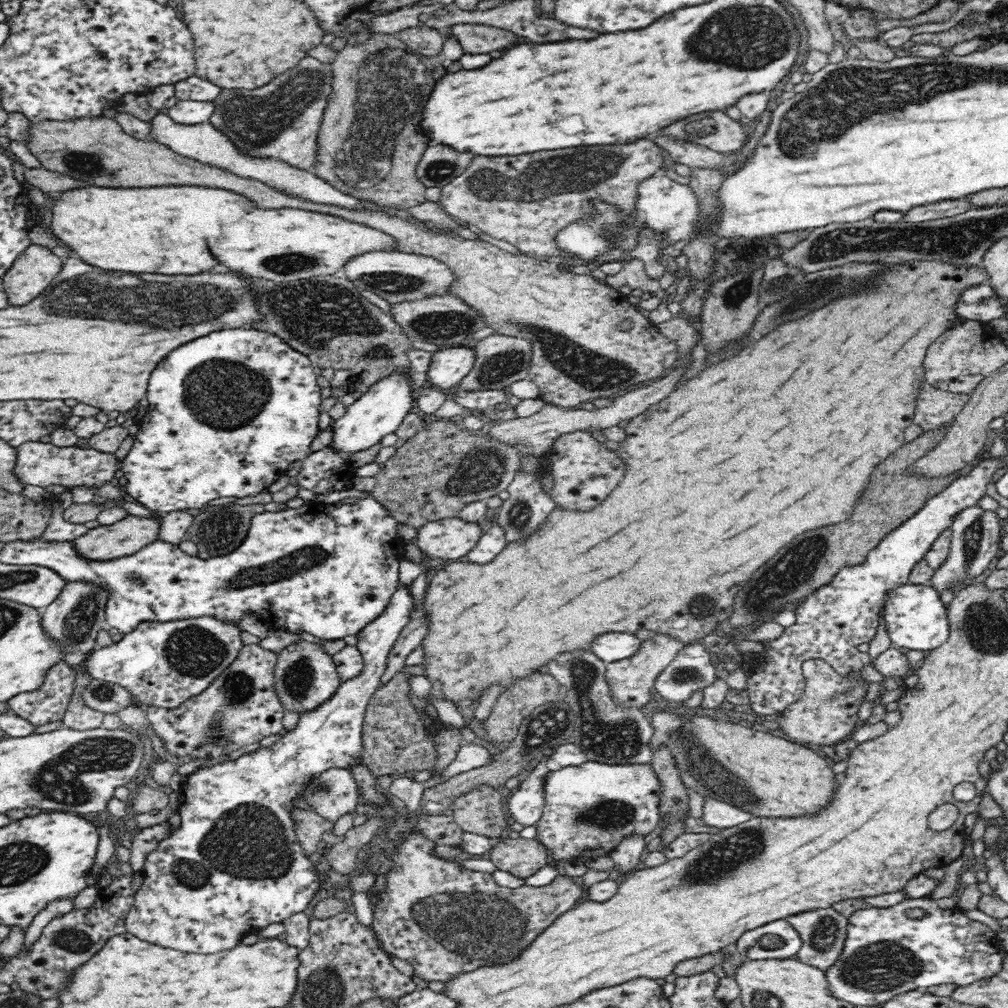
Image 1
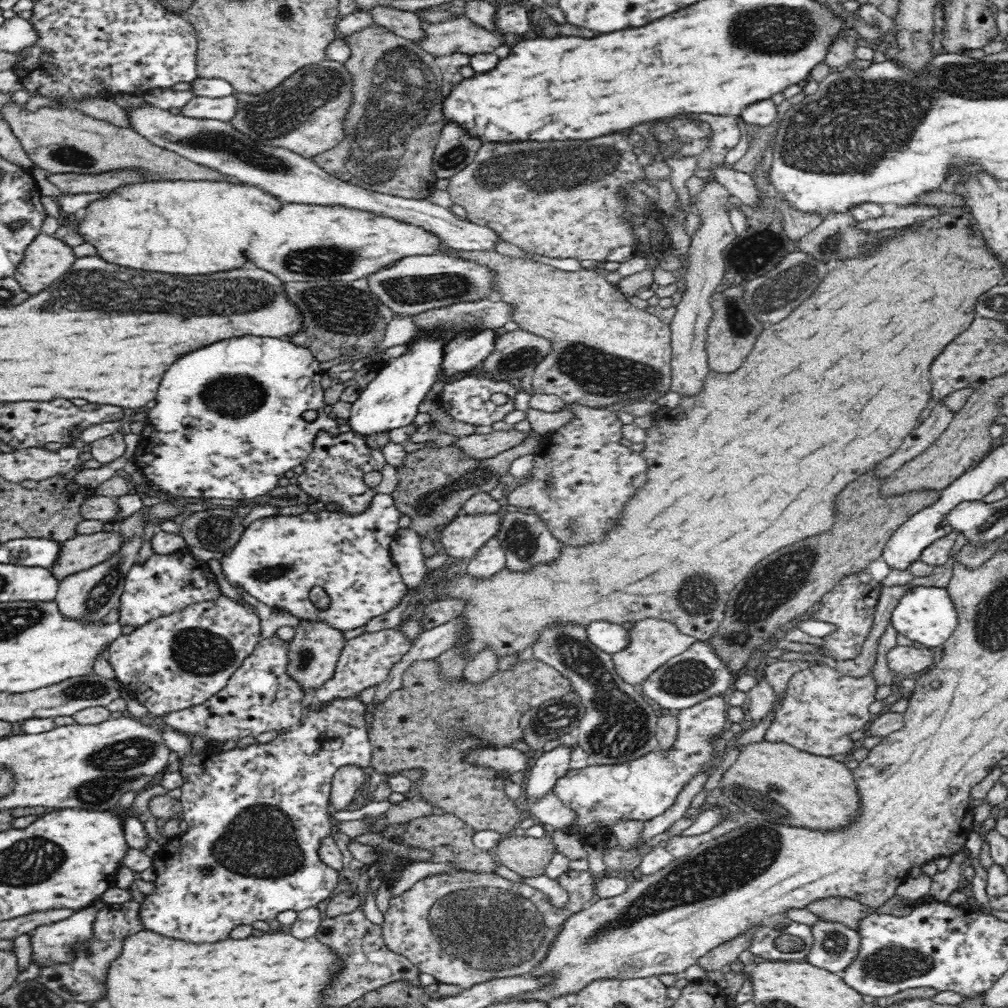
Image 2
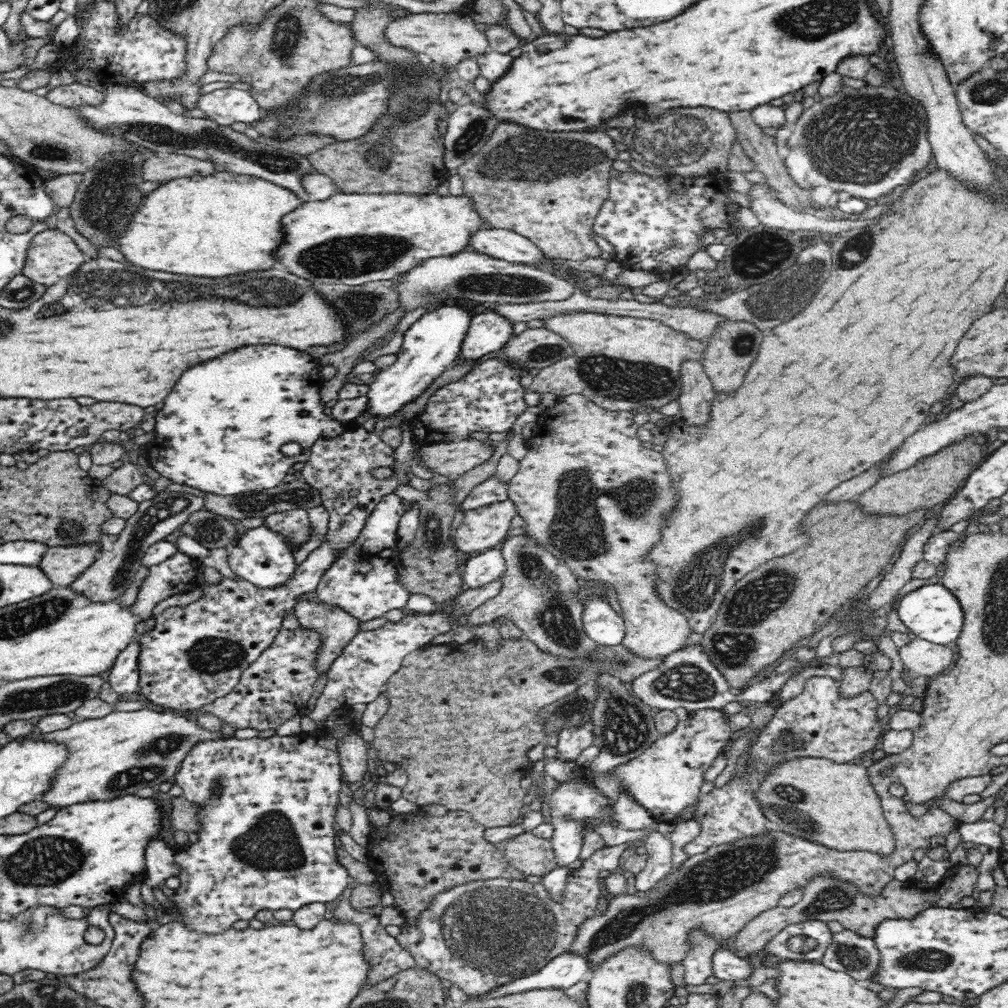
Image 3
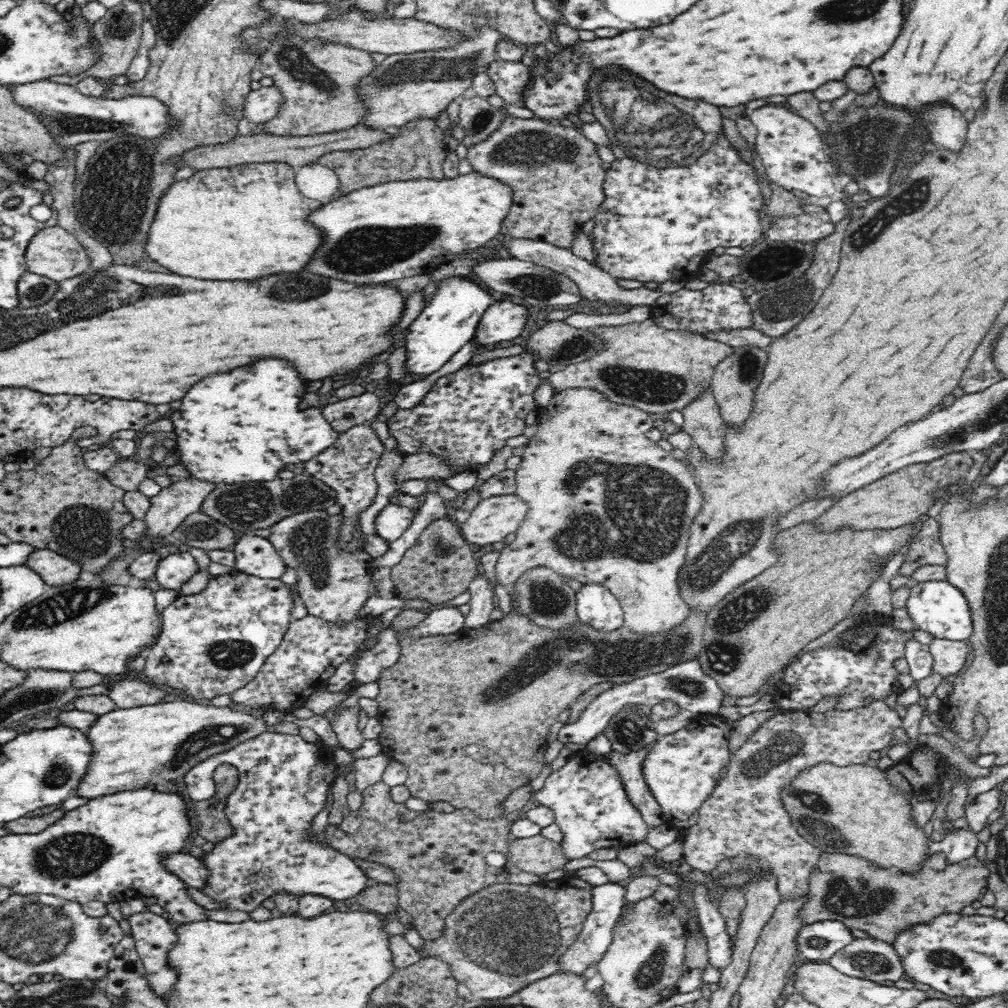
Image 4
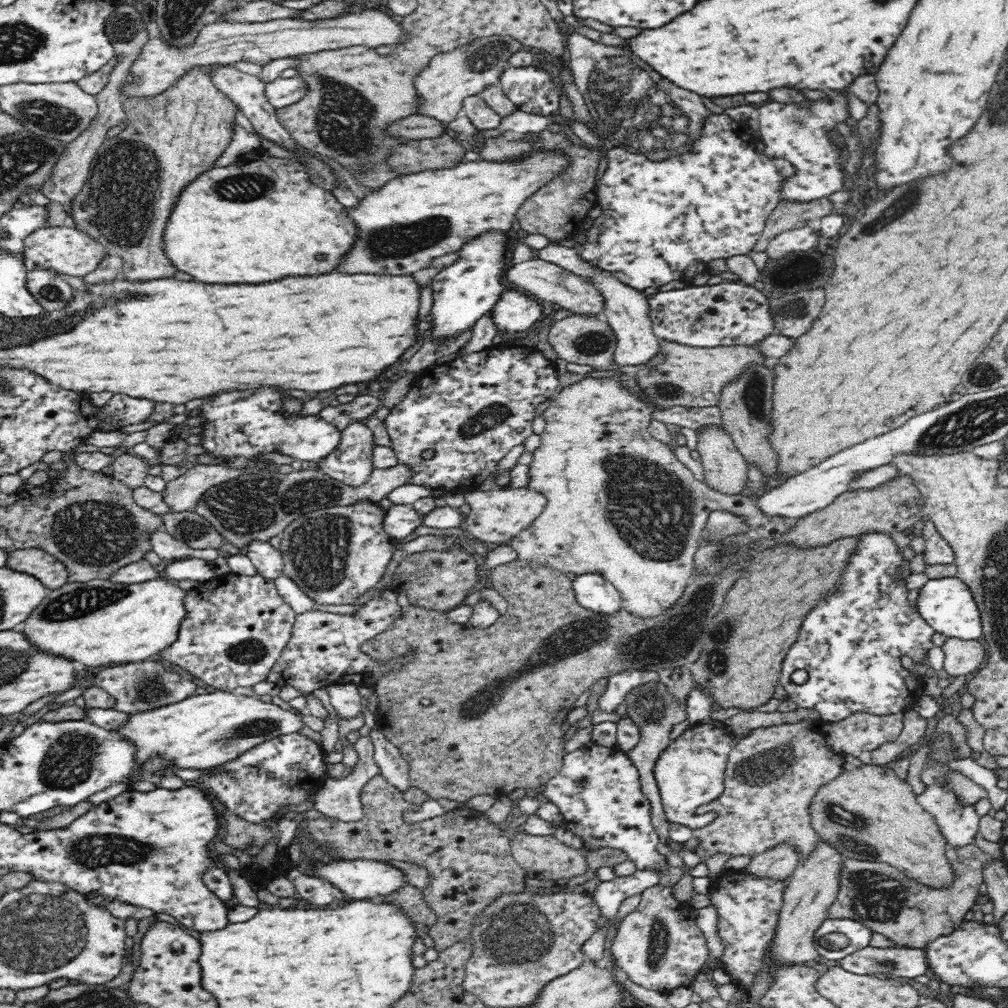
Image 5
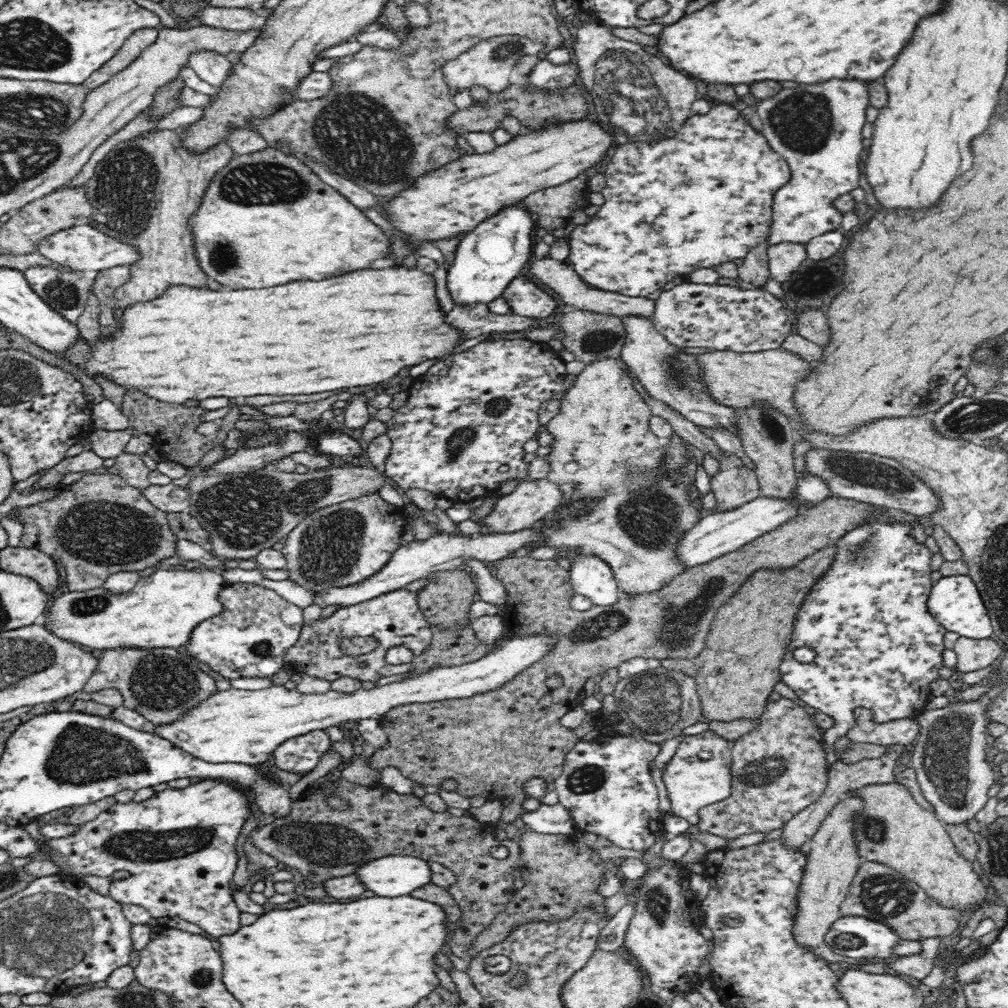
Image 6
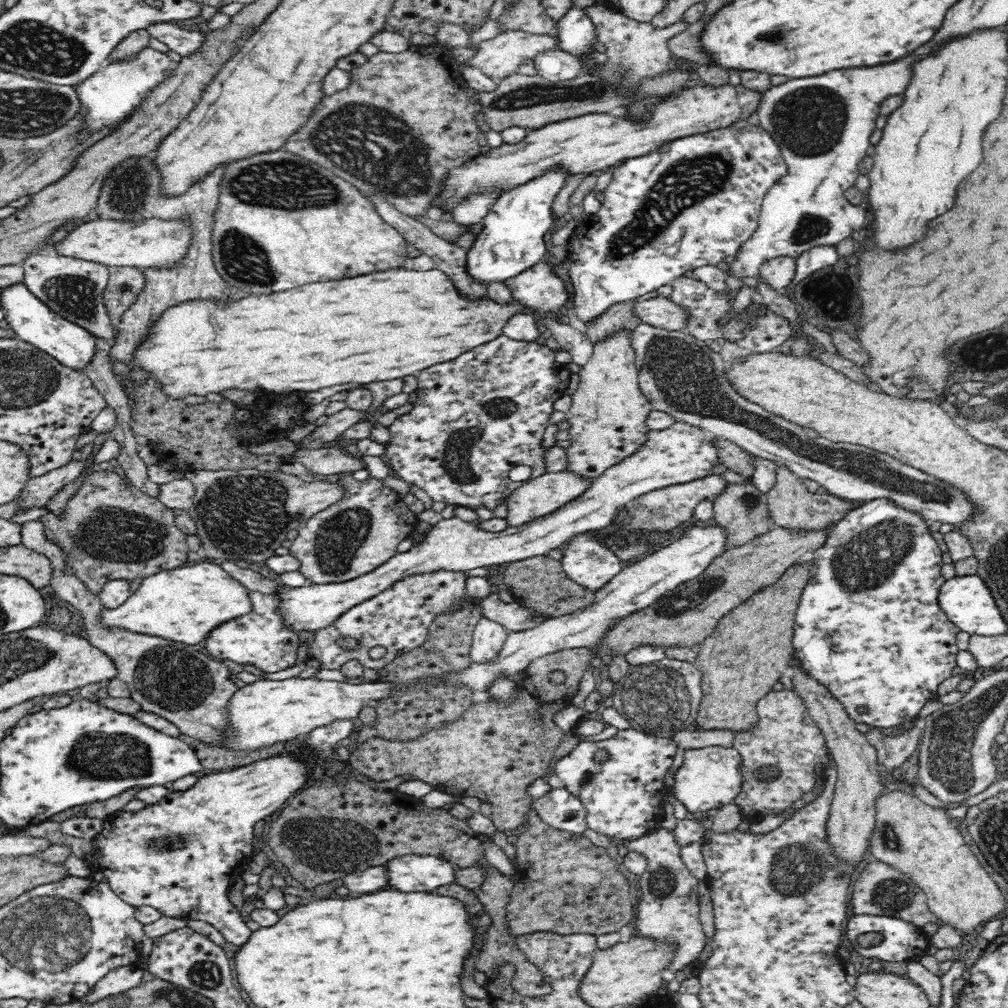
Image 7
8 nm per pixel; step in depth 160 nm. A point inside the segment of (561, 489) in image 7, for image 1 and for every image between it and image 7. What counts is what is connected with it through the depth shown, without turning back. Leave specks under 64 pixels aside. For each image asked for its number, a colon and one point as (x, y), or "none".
1: (450, 538)
2: (461, 538)
3: (477, 530)
4: (494, 518)
5: (498, 516)
6: (531, 501)

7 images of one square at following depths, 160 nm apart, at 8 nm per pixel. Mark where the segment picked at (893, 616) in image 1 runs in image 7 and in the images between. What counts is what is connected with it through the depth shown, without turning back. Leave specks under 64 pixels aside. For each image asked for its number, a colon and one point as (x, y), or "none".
2: (925, 614)
3: (931, 612)
4: (938, 607)
5: (947, 605)
6: (954, 601)
7: (966, 601)

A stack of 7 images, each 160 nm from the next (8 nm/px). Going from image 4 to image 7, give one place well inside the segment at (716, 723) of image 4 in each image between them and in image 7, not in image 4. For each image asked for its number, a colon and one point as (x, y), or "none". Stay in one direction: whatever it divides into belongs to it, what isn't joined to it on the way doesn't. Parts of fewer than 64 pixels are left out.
5: (691, 771)
6: (699, 774)
7: (710, 777)

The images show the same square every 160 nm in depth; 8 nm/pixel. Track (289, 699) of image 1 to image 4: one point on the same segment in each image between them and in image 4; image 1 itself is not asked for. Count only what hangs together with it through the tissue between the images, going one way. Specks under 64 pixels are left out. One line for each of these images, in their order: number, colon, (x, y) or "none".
2: (313, 653)
3: (335, 628)
4: (334, 585)

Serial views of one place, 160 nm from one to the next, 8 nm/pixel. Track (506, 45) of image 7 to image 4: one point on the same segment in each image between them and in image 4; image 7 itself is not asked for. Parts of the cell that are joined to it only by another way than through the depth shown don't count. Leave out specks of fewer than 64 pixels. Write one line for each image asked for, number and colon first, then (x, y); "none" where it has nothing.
4: (404, 86)
5: (441, 86)
6: (489, 63)

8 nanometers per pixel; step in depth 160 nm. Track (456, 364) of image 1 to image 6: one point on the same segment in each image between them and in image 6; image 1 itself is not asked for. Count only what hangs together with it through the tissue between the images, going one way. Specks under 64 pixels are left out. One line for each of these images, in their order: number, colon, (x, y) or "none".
2: (464, 354)
3: (487, 332)
4: (502, 321)
5: (514, 313)
6: (524, 297)

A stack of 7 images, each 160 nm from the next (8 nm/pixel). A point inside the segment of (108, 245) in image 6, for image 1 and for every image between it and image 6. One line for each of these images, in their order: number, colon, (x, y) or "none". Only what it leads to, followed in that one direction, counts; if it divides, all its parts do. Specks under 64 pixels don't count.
1: (31, 273)
2: (47, 259)
3: (51, 256)
4: (54, 253)
5: (65, 251)

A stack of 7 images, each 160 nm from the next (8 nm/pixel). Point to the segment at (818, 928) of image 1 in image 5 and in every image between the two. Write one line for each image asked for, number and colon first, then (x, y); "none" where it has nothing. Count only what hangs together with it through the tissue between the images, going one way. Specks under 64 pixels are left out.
2: (835, 944)
3: (856, 955)
4: (869, 958)
5: (896, 962)

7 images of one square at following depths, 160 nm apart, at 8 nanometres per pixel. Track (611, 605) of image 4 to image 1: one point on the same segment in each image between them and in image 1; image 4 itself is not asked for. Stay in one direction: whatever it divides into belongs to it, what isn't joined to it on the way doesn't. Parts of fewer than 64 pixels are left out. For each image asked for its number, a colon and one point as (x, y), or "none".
1: (610, 648)
2: (610, 638)
3: (601, 623)

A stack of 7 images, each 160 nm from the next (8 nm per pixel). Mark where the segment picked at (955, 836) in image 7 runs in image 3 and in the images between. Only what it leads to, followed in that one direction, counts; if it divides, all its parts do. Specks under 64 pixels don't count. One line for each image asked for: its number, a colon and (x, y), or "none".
3: (833, 804)
4: (853, 810)
5: (867, 813)
6: (892, 829)

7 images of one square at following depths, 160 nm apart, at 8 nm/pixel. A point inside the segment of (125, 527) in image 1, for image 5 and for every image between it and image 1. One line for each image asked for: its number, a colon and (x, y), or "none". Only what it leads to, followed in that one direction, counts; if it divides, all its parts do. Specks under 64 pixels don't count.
2: (84, 551)
3: (62, 564)
4: (56, 569)
5: (53, 573)

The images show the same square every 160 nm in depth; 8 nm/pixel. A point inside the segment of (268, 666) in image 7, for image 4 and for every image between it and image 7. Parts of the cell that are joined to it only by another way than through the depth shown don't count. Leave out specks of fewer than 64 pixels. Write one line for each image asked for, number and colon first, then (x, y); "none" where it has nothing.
4: (210, 644)
5: (236, 626)
6: (248, 638)

